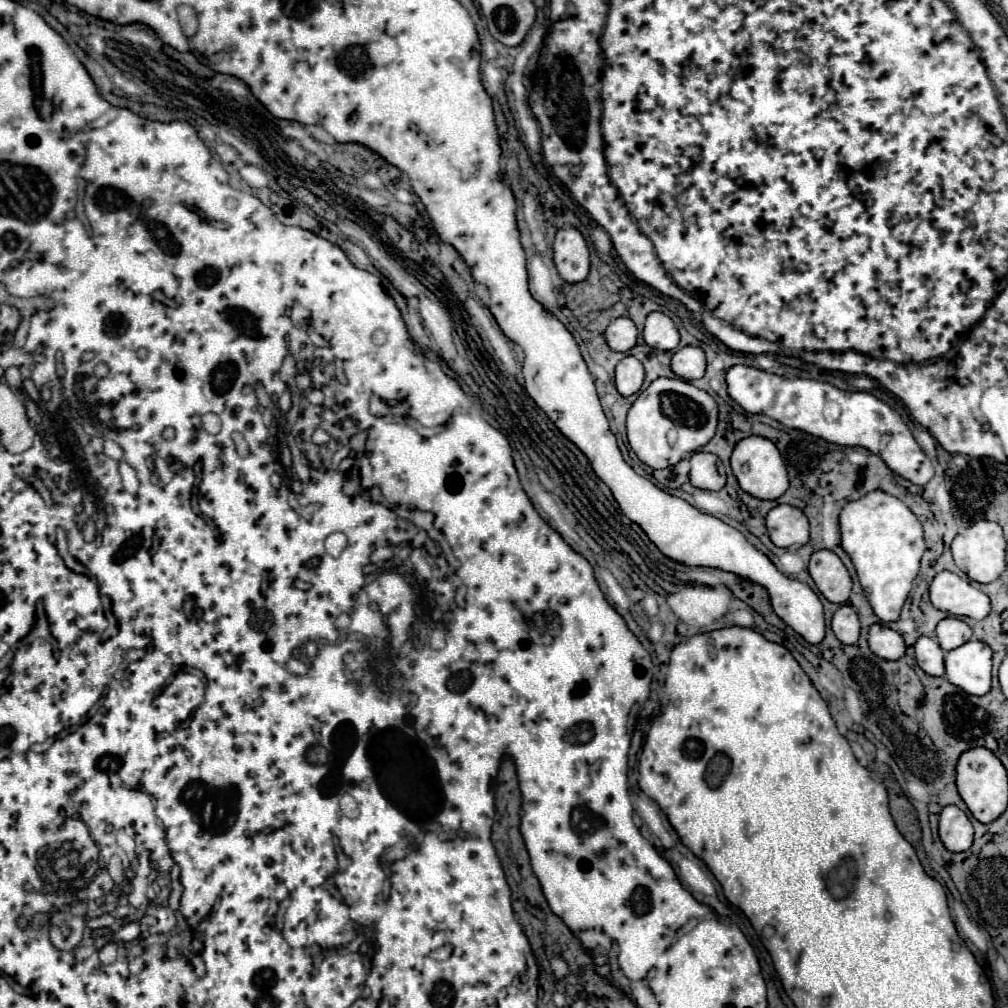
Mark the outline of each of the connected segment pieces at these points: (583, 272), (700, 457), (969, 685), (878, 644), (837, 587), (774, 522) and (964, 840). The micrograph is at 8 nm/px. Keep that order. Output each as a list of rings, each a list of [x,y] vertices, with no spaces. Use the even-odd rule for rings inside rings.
[[[578,229],[558,231],[554,237],[554,265],[566,283],[580,283],[588,277],[590,253]]]
[[[694,453],[690,457],[690,483],[704,491],[720,491],[726,483],[722,461],[712,453]]]
[[[968,641],[944,653],[946,679],[970,695],[986,695],[990,691],[992,651],[982,641]]]
[[[872,625],[868,629],[868,645],[882,659],[900,659],[906,651],[902,635],[886,625]]]
[[[814,551],[810,557],[808,567],[810,577],[814,579],[820,593],[836,605],[844,605],[850,597],[852,579],[848,575],[848,569],[840,561],[840,557],[832,551]]]
[[[778,505],[766,515],[766,529],[776,547],[808,543],[808,519],[792,505]]]
[[[948,805],[942,809],[938,819],[938,835],[948,851],[960,853],[970,849],[974,829],[966,813],[962,813],[956,805]]]

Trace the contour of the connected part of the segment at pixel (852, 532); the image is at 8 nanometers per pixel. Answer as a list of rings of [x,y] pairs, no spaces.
[[[872,491],[862,499],[850,501],[840,511],[842,549],[852,559],[858,581],[874,609],[884,621],[896,621],[920,569],[920,557],[926,549],[922,525],[916,515],[896,497],[884,491]]]

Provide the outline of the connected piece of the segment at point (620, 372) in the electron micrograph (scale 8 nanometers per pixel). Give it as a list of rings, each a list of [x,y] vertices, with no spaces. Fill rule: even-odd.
[[[624,357],[618,365],[616,365],[616,389],[620,395],[628,397],[640,391],[642,381],[644,381],[644,369],[642,363],[636,357]]]

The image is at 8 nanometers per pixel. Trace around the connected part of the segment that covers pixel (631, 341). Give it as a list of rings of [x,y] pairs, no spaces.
[[[618,317],[608,325],[604,337],[606,337],[606,343],[612,351],[630,351],[636,345],[638,329],[632,319]]]

